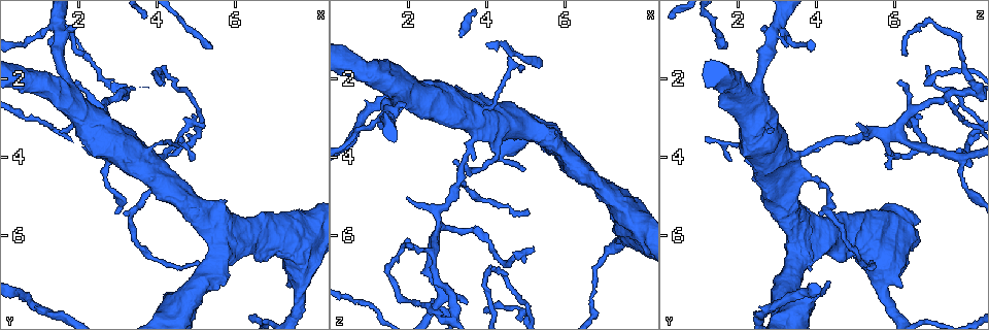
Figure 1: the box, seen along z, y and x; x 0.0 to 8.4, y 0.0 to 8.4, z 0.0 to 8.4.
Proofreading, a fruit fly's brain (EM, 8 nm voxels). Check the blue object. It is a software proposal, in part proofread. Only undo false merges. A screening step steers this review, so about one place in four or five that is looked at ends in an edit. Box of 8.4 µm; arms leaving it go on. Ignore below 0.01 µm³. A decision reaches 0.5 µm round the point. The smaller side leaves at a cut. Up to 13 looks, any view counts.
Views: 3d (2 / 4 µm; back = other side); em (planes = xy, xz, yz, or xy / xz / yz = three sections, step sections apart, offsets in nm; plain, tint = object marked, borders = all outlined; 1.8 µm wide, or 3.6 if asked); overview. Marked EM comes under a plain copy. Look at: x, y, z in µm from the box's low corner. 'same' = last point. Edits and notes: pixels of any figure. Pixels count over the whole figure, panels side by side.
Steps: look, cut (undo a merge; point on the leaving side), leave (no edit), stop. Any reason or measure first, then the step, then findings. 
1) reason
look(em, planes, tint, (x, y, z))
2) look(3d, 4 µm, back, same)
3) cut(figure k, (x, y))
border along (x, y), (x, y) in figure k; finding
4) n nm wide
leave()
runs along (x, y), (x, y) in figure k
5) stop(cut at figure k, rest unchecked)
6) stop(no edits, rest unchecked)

look(3d, 4 µm, (3.90, 4.30, 2.90))

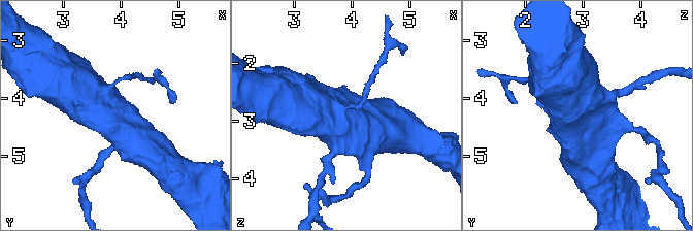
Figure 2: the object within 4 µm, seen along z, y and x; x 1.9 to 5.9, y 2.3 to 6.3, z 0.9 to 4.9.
shape alone is not enough
look(em, 3.6 µm, xz, step 4, tint, (3.95, 4.25, 2.90))

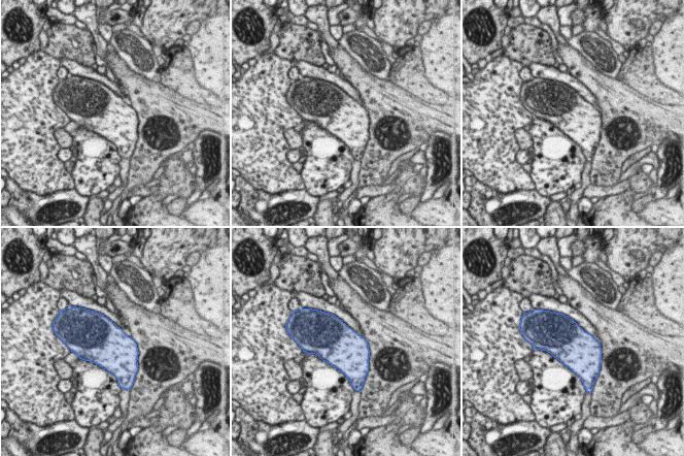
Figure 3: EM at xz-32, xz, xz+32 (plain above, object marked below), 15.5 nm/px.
cut it another way
look(em, 3.6 µm, planes, tint, same)

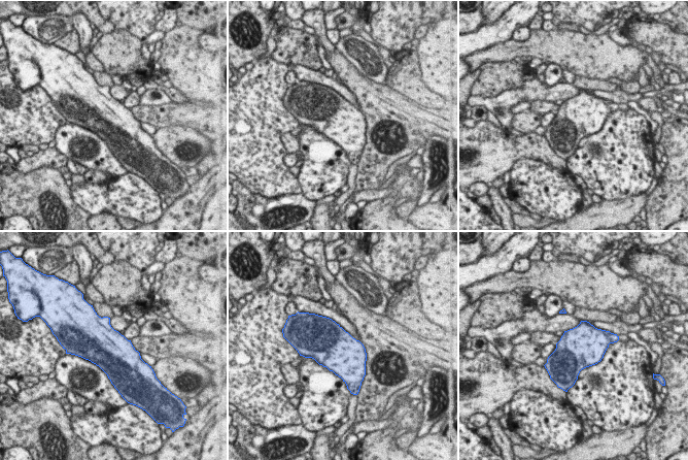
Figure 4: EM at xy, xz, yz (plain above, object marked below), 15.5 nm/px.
leave()
all the same neuron

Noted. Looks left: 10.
sudden change in width
look(3d, 4 µm, (1.40, 0.70, 3.05))

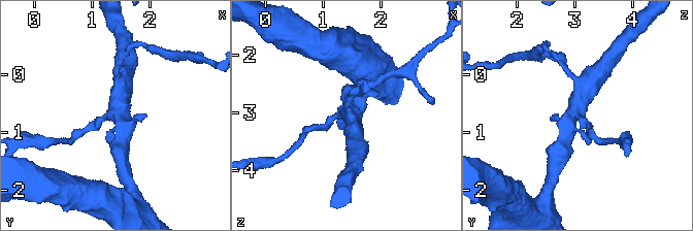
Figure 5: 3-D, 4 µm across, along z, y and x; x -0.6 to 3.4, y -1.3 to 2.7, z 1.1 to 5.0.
look(em, xz, step 4, tint, (1.40, 0.65, 3.00))

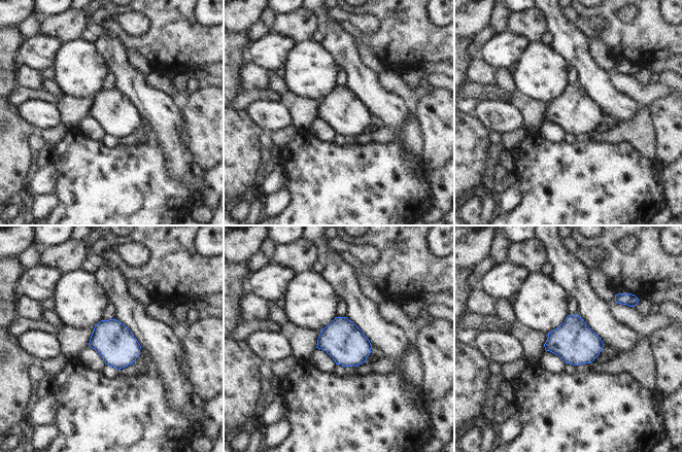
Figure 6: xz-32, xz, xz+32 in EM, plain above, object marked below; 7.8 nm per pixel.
look(em, planes, tint, same)

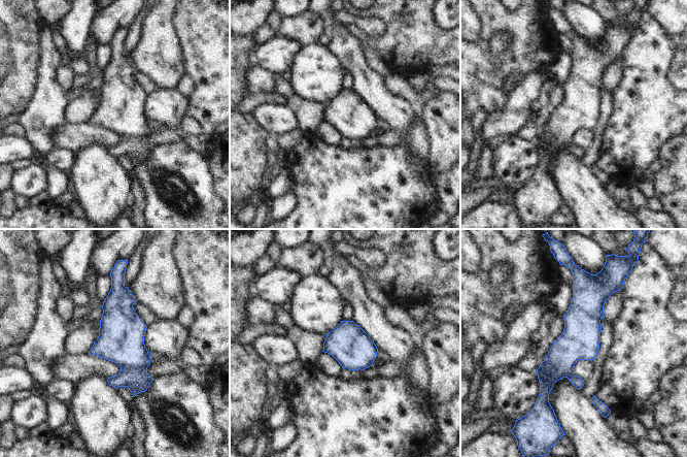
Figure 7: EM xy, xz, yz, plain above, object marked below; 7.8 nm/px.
leave()
runs along (581, 283), (581, 336), (546, 398) in figure 7; continuous, no second neuron

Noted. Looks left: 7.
a narrow waist
look(em, planes, tint, (2.05, 1.15, 7.70))

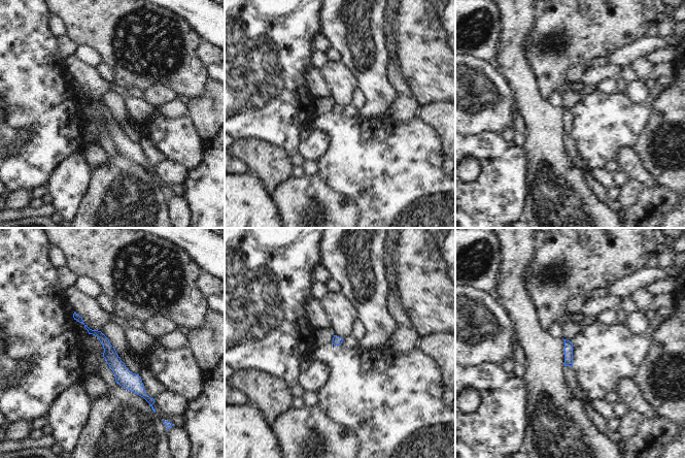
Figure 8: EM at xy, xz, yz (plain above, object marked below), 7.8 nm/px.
leave()
runs along (76, 317), (105, 341), (120, 370), (142, 393) in figure 8; continuous, no second neuron

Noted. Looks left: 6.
three arms meet
look(em, yz, step 8, tint, (2.75, 4.10, 7.65))

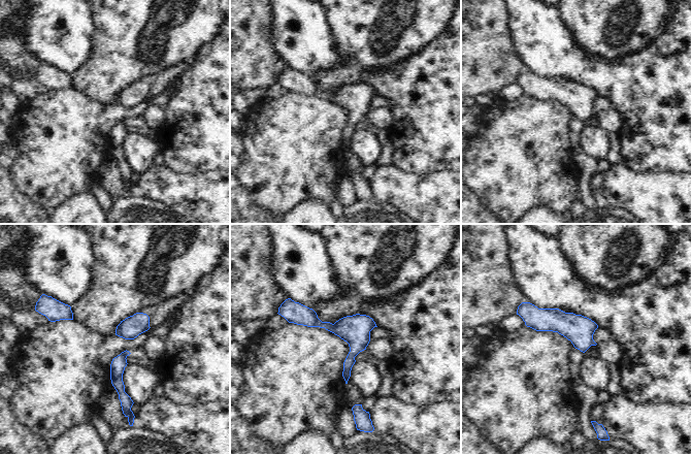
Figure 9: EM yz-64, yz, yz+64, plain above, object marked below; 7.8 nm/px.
160 nm wide
leave()
runs along (293, 307), (353, 342), (347, 376) in figure 9; continuous, no second neuron

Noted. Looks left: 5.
sharp bend
look(3d, 2 µm, back, (4.10, 2.00, 6.90))

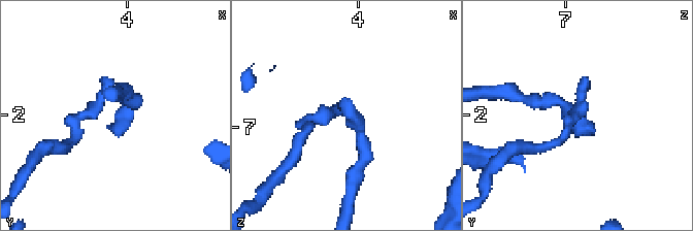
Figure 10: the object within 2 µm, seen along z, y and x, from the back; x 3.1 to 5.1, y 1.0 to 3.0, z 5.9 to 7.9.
need the tissue
look(em, yz, step 8, tint, (4.06, 2.04, 6.88))

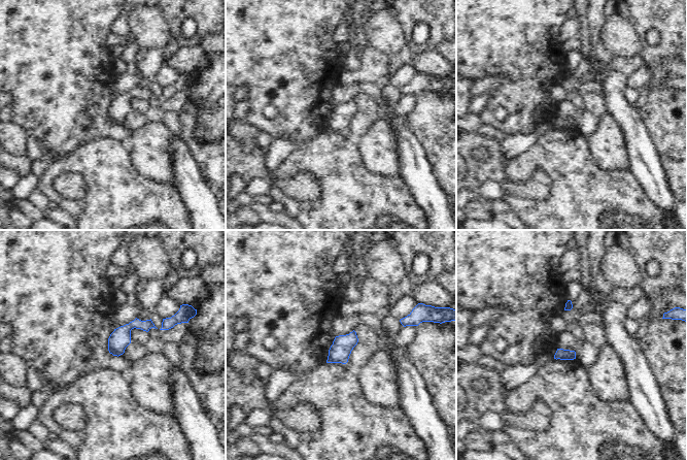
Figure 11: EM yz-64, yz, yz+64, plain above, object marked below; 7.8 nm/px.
look(em, planes, tint, same)

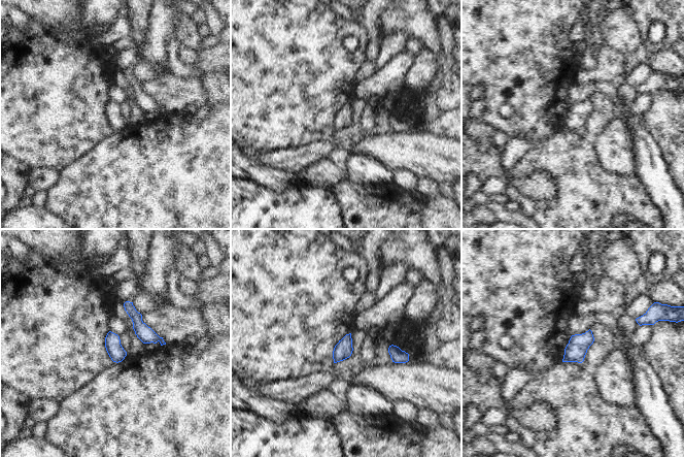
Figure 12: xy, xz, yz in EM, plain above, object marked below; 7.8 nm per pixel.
130 nm wide
leave()
continuous, no second neuron

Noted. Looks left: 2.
a fork
look(em, planes, tint, (2.75, 3.30, 5.90))

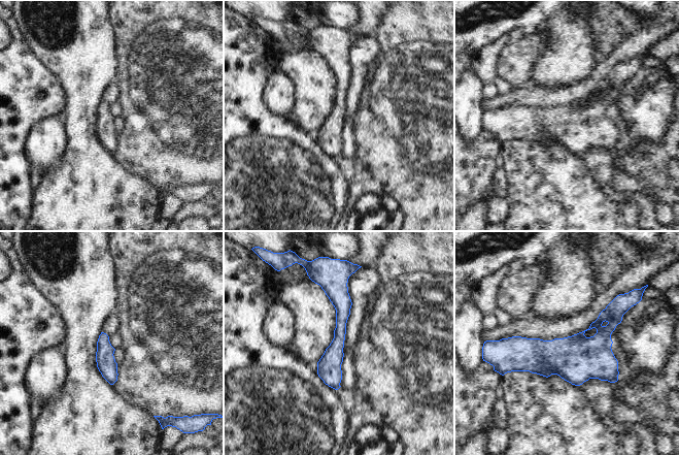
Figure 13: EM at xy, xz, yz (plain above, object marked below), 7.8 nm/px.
leave()
continuous, no second neuron

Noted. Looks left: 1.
stop(no edits, rest unchecked)

